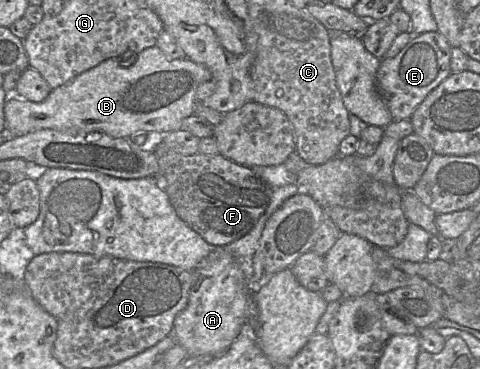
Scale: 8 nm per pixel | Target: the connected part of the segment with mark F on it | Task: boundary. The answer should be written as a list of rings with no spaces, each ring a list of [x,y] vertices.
[[[161,142],[154,151],[159,165],[159,180],[178,217],[214,246],[225,246],[246,235],[256,225],[271,202],[273,188],[250,167],[237,164],[220,154],[182,155]]]

